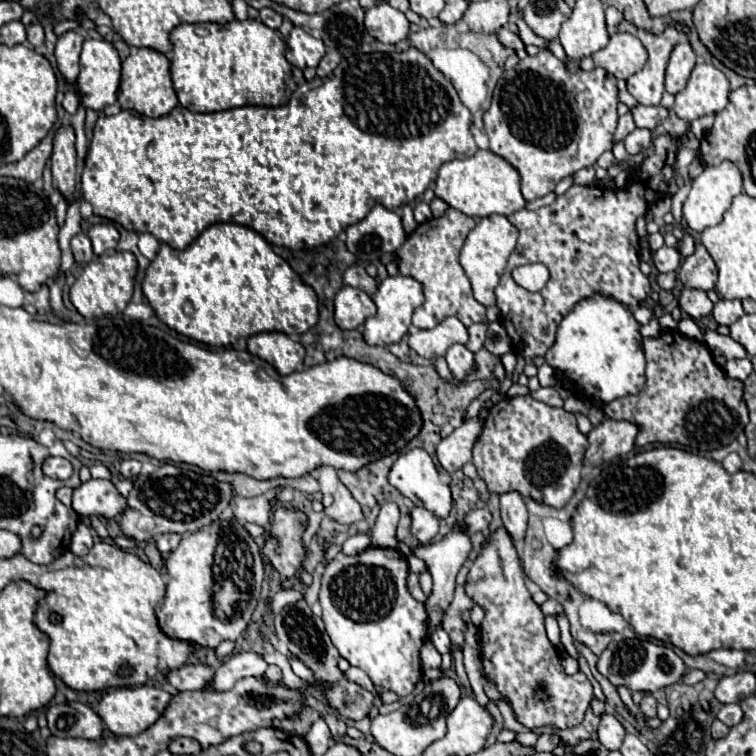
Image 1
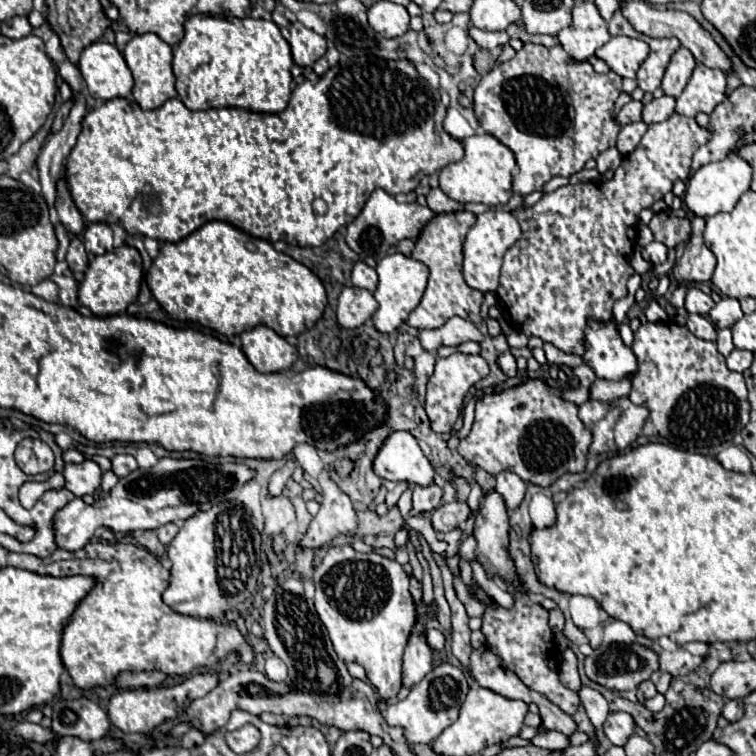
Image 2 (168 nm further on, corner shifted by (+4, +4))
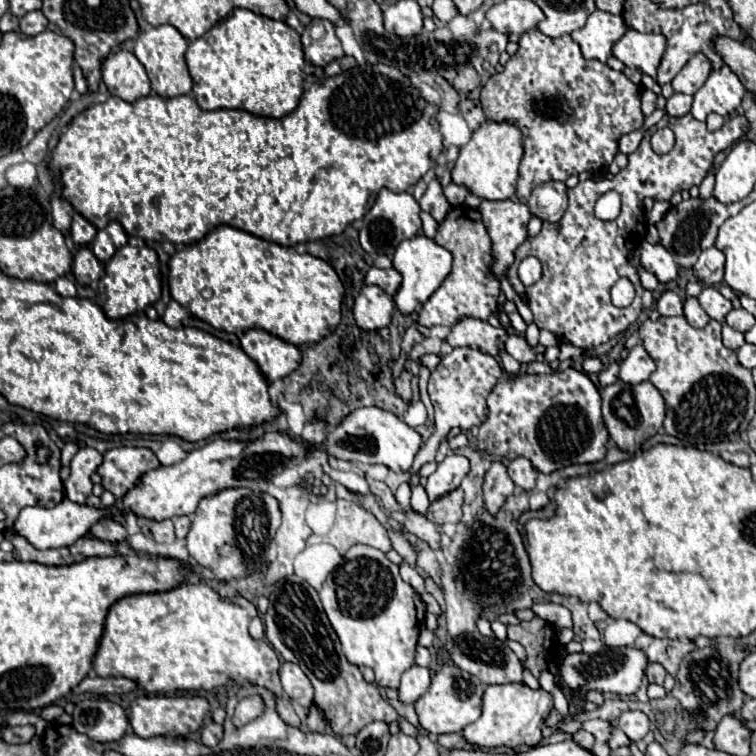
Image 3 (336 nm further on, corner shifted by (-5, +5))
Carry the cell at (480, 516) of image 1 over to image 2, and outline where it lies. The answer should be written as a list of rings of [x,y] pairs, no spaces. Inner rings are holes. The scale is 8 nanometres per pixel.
[[[456,499],[456,501],[452,501],[452,503],[444,503],[444,505],[440,505],[438,509],[434,509],[430,521],[432,521],[432,527],[434,527],[436,531],[448,533],[448,531],[456,529],[458,523],[466,521],[468,513],[470,513],[468,505],[466,505],[464,501],[460,501],[460,499]]]

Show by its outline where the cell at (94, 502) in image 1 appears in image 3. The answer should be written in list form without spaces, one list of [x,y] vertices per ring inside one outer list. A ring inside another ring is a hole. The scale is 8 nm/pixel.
[[[81,448],[77,456],[71,460],[71,474],[65,482],[65,496],[77,504],[85,504],[87,496],[91,496],[93,482],[91,476],[97,472],[101,466],[103,456],[95,448]]]

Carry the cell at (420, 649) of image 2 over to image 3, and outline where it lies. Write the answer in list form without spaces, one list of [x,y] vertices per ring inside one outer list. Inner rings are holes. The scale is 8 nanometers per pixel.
[[[413,664],[403,676],[401,676],[401,686],[399,686],[399,700],[405,704],[413,704],[421,694],[427,692],[431,684],[431,672],[429,668],[421,668]]]

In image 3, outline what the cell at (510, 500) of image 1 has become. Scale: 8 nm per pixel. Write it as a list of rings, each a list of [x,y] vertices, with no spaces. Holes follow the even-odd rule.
[[[517,458],[517,460],[511,460],[507,464],[507,474],[509,478],[515,482],[517,488],[521,488],[523,492],[531,492],[535,488],[535,470],[533,466],[529,464],[529,460],[525,458]]]

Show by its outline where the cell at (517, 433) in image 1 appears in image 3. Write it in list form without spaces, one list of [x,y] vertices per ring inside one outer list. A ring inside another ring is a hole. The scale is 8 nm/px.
[[[567,368],[557,374],[519,374],[511,380],[501,378],[487,398],[489,416],[477,428],[477,450],[493,454],[497,458],[513,460],[517,456],[527,458],[537,472],[551,474],[571,464],[593,464],[605,458],[605,444],[609,440],[607,428],[601,418],[601,396],[595,384],[575,368]]]

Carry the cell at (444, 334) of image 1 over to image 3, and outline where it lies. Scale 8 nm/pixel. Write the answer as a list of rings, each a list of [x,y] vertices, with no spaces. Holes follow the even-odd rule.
[[[463,316],[455,326],[451,326],[447,334],[447,342],[453,348],[475,348],[485,354],[497,356],[507,340],[507,332],[503,328],[495,328],[489,322],[483,322],[473,316]]]

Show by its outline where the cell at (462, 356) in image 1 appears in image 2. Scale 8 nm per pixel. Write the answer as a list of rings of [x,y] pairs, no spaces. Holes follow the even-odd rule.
[[[452,353],[450,357],[438,359],[434,373],[428,379],[426,385],[426,415],[430,419],[430,427],[436,433],[448,433],[452,431],[452,425],[460,417],[464,409],[464,397],[468,395],[468,389],[474,387],[480,379],[484,379],[490,373],[488,363],[480,355],[464,355],[464,353]]]

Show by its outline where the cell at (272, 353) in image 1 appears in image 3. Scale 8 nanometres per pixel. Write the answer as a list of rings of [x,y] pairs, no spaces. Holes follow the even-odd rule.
[[[247,330],[241,336],[241,348],[257,362],[267,380],[289,376],[299,368],[303,356],[299,348],[265,330]]]

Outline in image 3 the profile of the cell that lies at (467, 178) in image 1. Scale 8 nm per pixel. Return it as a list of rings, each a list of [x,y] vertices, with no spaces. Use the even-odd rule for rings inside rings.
[[[485,122],[473,132],[471,140],[459,150],[451,178],[455,184],[469,188],[481,200],[509,200],[517,186],[517,168],[523,156],[523,136],[517,126],[501,122]]]

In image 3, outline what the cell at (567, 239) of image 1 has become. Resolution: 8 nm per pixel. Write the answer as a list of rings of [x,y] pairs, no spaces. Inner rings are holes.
[[[685,114],[681,118],[673,118],[673,116],[663,116],[647,134],[645,138],[641,140],[639,148],[629,154],[629,164],[625,170],[621,170],[613,180],[585,180],[585,182],[579,182],[575,188],[569,188],[567,194],[569,194],[569,206],[561,218],[561,224],[551,224],[551,222],[543,222],[543,228],[537,236],[533,238],[527,238],[515,252],[515,262],[513,262],[513,268],[509,268],[509,282],[513,286],[513,290],[519,294],[519,296],[527,296],[527,306],[531,308],[533,316],[535,316],[535,324],[543,330],[549,330],[553,332],[559,340],[563,342],[571,342],[573,346],[577,348],[595,348],[599,344],[605,344],[609,338],[613,338],[615,334],[619,334],[621,330],[629,328],[637,318],[639,314],[643,312],[643,306],[641,306],[641,292],[643,292],[643,286],[639,282],[639,276],[637,276],[637,270],[635,266],[631,266],[629,262],[629,252],[637,248],[637,244],[645,238],[645,232],[647,232],[647,222],[645,222],[645,212],[643,212],[643,200],[645,198],[653,198],[653,200],[671,200],[671,196],[675,192],[683,192],[683,190],[689,190],[693,184],[701,184],[701,180],[709,174],[709,170],[713,168],[713,158],[725,150],[725,148],[731,148],[735,142],[739,142],[745,134],[749,132],[749,120],[741,114],[733,114],[725,120],[725,124],[717,130],[717,132],[709,132],[705,122],[699,122],[695,120],[691,114]],[[659,128],[671,128],[673,134],[675,134],[675,146],[671,152],[659,156],[653,152],[651,144],[649,144],[649,138],[651,134],[655,134],[655,130]],[[607,190],[617,190],[621,194],[621,214],[617,216],[617,220],[611,220],[611,222],[605,222],[605,220],[599,220],[593,212],[593,206],[597,202],[597,198],[601,194],[605,194]],[[525,256],[535,256],[541,260],[543,264],[543,276],[541,280],[537,280],[533,286],[523,286],[519,276],[517,276],[517,266],[519,262],[525,258]],[[621,276],[627,276],[635,290],[637,290],[637,296],[633,300],[631,306],[627,308],[617,308],[611,304],[611,296],[609,296],[609,290],[611,286],[621,278]]]

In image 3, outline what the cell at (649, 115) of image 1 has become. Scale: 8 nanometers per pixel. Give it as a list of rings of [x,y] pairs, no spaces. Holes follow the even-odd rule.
[[[675,92],[671,98],[667,98],[665,112],[669,116],[675,116],[675,118],[685,116],[689,112],[689,108],[691,108],[691,102],[693,102],[693,96],[689,96],[689,94],[677,94]]]

